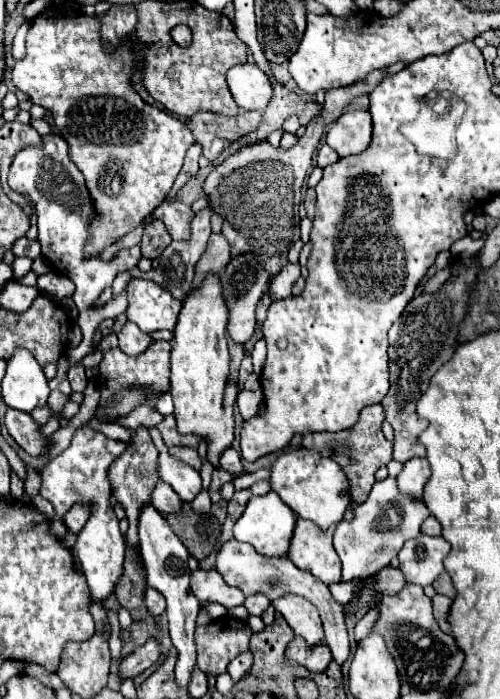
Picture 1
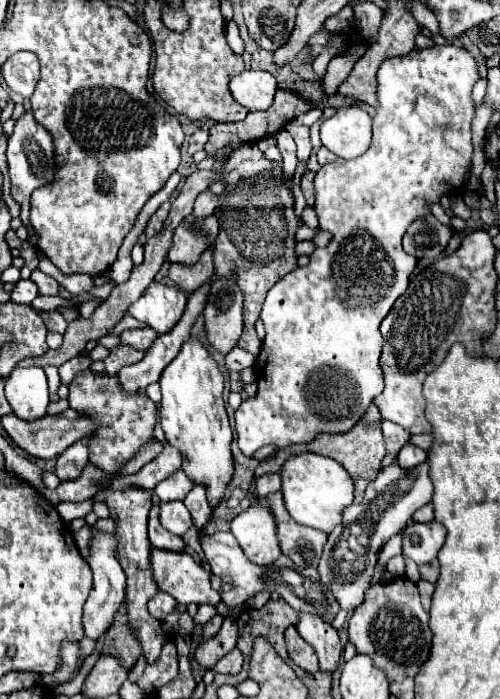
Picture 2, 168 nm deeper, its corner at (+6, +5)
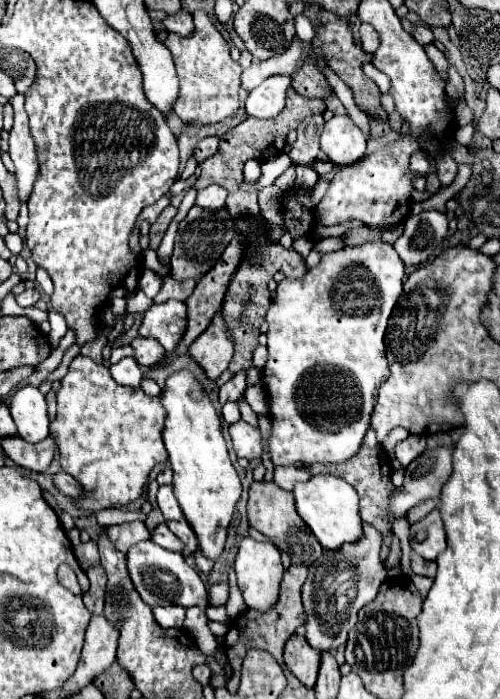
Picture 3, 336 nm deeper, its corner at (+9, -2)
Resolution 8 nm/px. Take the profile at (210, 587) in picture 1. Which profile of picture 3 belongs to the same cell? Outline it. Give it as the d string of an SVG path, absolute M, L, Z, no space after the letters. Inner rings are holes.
M151 540L137 542L127 552L127 570L129 570L129 576L135 584L135 590L139 592L143 602L149 604L151 608L177 604L177 606L183 606L183 608L199 606L199 608L205 610L209 606L207 588L205 588L201 576L185 562L185 558L179 552L159 548Z

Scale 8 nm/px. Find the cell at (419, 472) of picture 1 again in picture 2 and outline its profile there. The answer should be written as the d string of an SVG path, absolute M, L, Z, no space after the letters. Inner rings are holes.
M404 445L396 461L402 469L414 469L414 465L422 465L422 461L426 461L426 451L414 445Z

